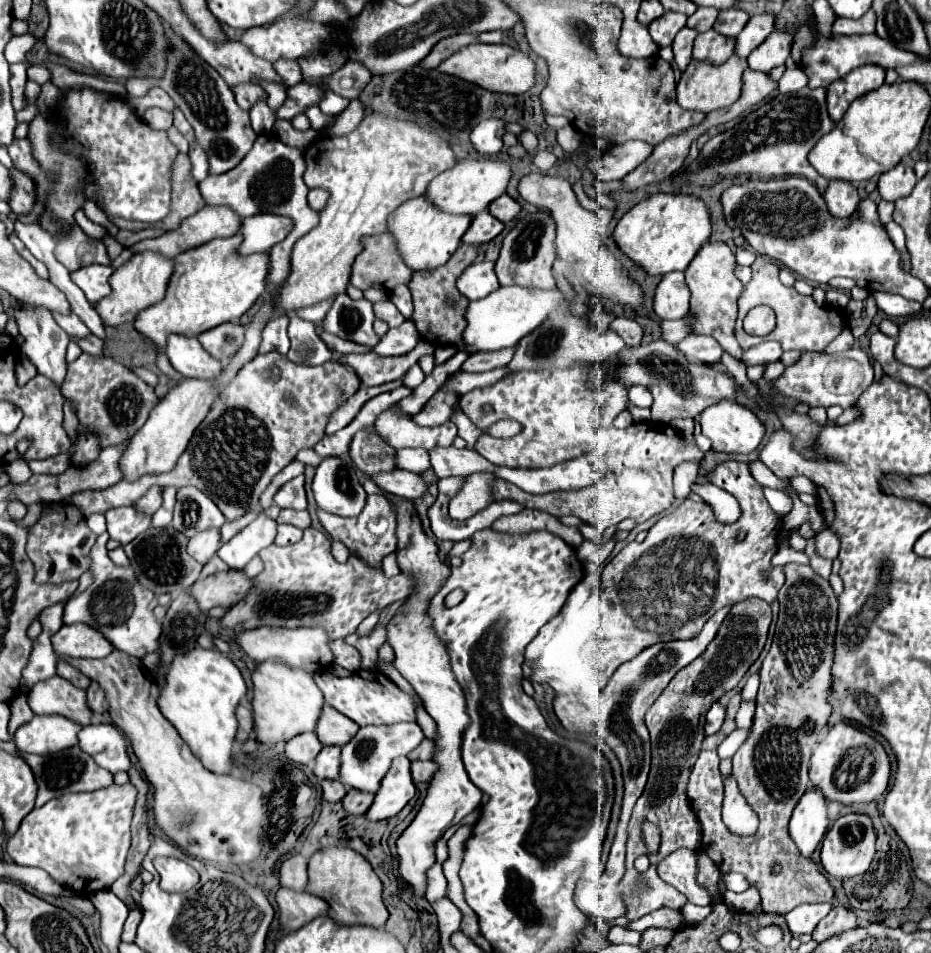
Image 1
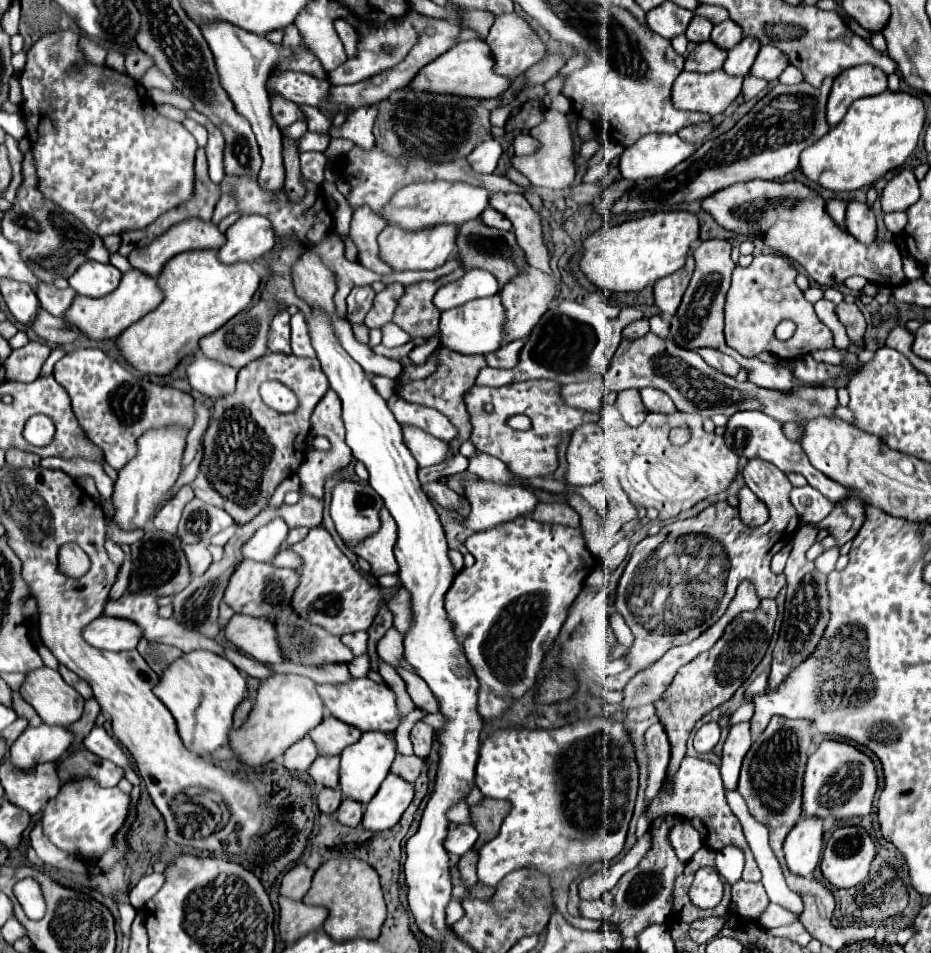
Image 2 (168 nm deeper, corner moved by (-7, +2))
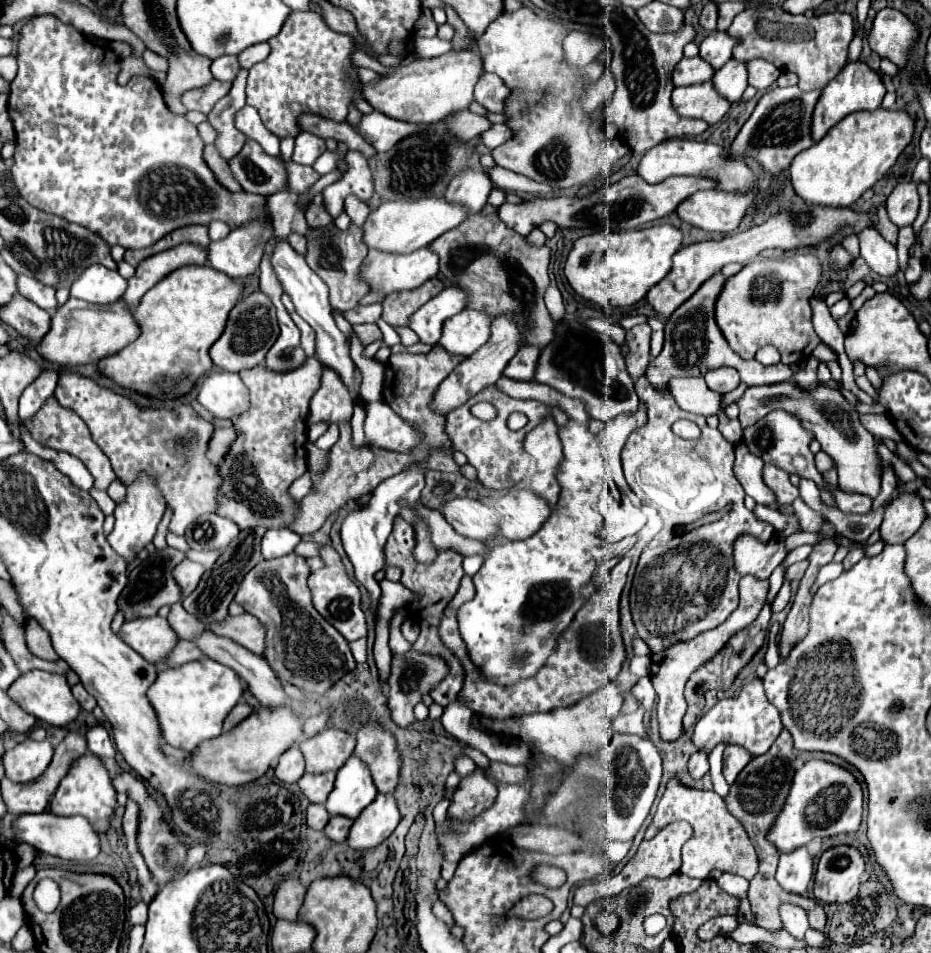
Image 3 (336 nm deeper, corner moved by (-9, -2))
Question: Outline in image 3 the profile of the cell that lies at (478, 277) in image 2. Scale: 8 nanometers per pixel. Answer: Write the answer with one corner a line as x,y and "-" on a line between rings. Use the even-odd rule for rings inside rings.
447,287
433,299
429,299
429,303
425,303
425,307
417,309
409,317
409,329
413,329
419,335
421,343
437,345
437,341
441,337
443,321
447,317
453,317
455,313
463,311
465,301
467,301
467,295
459,287

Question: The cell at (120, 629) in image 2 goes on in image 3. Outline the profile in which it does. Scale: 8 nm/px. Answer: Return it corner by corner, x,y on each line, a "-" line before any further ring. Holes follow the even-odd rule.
159,615
127,621
121,627
119,637
153,665
163,663
173,651
173,645
179,643
177,633
171,629
167,619

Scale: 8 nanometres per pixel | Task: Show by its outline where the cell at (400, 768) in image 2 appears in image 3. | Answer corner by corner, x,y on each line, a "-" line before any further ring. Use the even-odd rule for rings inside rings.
371,723
355,733
357,747
353,755
357,759
365,759
369,773
373,775
373,783
377,783
379,793
391,793
397,787
401,759
391,733
383,731
377,723

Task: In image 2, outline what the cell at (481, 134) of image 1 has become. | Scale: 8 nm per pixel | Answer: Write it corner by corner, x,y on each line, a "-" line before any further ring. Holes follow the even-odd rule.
485,139
481,141
475,151
471,151
471,155
467,155
467,161
471,163
471,167
477,173
493,173
497,167
497,161
503,153
503,147
497,139

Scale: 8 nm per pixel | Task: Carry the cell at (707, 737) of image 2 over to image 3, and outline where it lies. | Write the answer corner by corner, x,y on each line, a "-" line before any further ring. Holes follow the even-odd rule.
695,751
689,759
689,775
693,779
701,779
705,773
709,771
709,759
705,757
705,753
699,753

